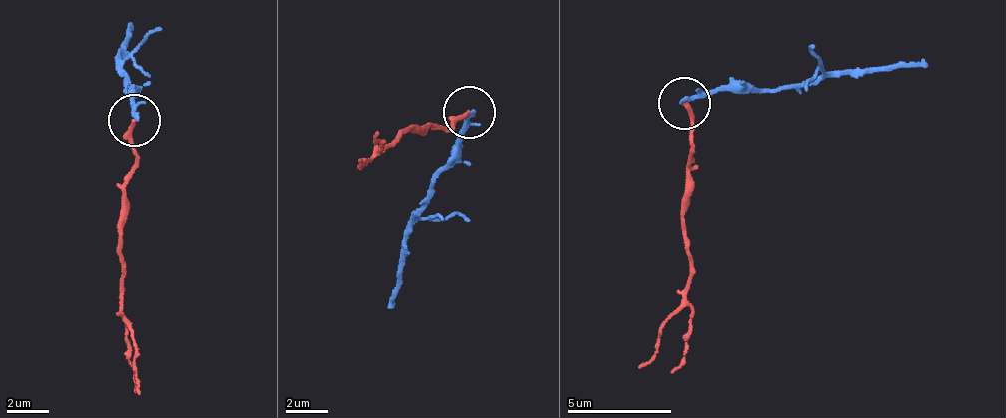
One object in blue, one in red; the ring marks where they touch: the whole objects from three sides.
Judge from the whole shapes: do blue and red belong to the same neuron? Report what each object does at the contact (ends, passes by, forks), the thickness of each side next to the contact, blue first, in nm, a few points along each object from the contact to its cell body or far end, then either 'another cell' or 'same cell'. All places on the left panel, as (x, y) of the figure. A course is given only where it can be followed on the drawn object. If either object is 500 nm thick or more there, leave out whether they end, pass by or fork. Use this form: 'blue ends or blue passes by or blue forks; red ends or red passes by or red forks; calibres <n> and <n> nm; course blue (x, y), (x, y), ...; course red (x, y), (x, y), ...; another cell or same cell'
blue passes by; red ends; calibres 150 and 200 nm; course blue (133, 116), (139, 95), (124, 76), (118, 53), (133, 37), (130, 25); course red (133, 121), (136, 171), (122, 187), (124, 308), (140, 396); another cell

